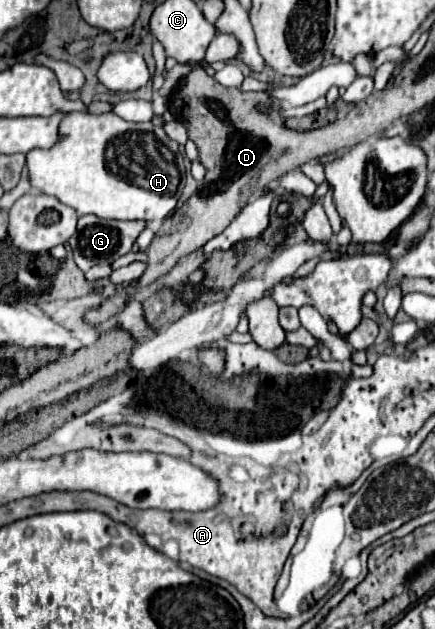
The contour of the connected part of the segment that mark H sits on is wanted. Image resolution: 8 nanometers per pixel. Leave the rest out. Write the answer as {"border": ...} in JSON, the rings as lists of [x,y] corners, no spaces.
{"border":[[[71,111],[63,113],[59,135],[61,139],[53,147],[33,149],[27,153],[29,183],[37,191],[57,197],[61,203],[73,207],[79,215],[97,215],[101,219],[143,219],[151,223],[163,221],[175,209],[185,185],[185,165],[179,145],[165,135],[163,127],[155,127],[153,123],[129,123],[113,111],[101,115]]]}

